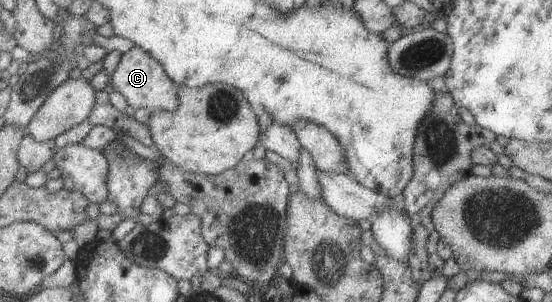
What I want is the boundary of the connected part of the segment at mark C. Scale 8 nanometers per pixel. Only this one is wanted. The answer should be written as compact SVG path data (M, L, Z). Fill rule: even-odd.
M134 46L128 53L122 55L122 59L111 75L114 89L128 102L128 106L134 109L145 108L150 111L165 110L174 112L179 107L179 86L168 78L162 65L146 51Z

